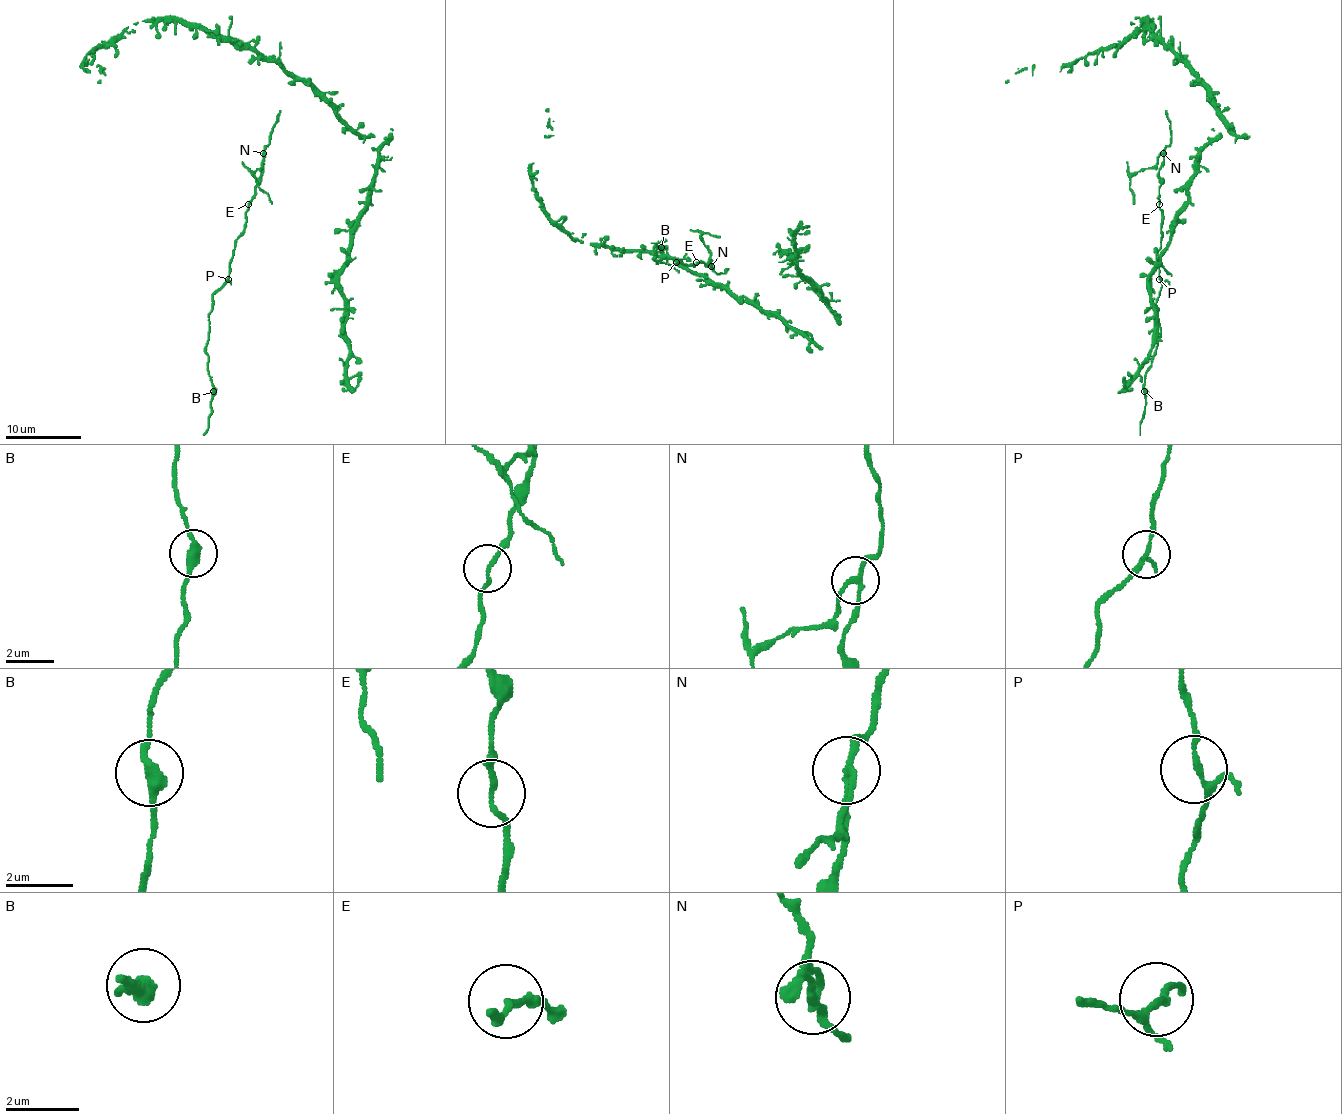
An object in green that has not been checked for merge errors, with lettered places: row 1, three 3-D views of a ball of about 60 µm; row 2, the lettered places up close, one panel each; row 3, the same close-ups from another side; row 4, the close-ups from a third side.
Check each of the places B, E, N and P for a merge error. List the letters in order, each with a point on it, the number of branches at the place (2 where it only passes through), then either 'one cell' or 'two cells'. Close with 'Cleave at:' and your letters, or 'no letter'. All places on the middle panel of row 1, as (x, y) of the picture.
B: place (661, 247); branches 2; one cell
E: place (696, 262); branches 2; one cell
N: place (711, 266); branches 3; two cells
P: place (676, 262); branches 3; one cell
Cleave at: N

